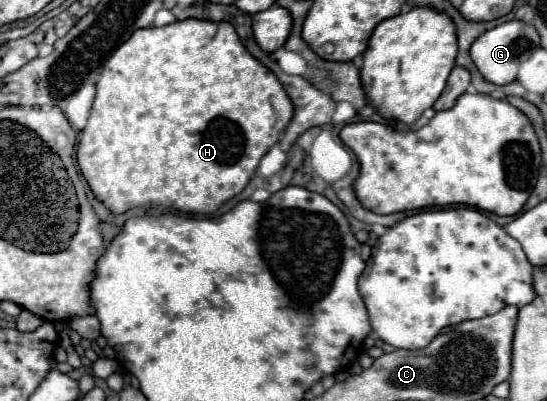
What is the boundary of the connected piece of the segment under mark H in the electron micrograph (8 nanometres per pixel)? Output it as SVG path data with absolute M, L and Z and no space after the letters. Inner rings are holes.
M184 20L184 22L174 22L164 28L140 28L134 32L104 64L100 72L100 80L96 84L96 100L92 104L92 114L88 118L86 128L78 136L78 150L76 150L76 160L80 166L82 176L90 184L92 194L112 212L112 214L124 214L132 208L138 206L164 206L164 208L174 208L178 212L186 214L212 214L216 212L224 202L240 194L248 180L254 176L262 156L278 142L280 134L292 120L292 102L284 88L280 88L278 78L262 66L256 58L252 58L242 42L238 40L234 28L226 22L208 22L208 20Z

